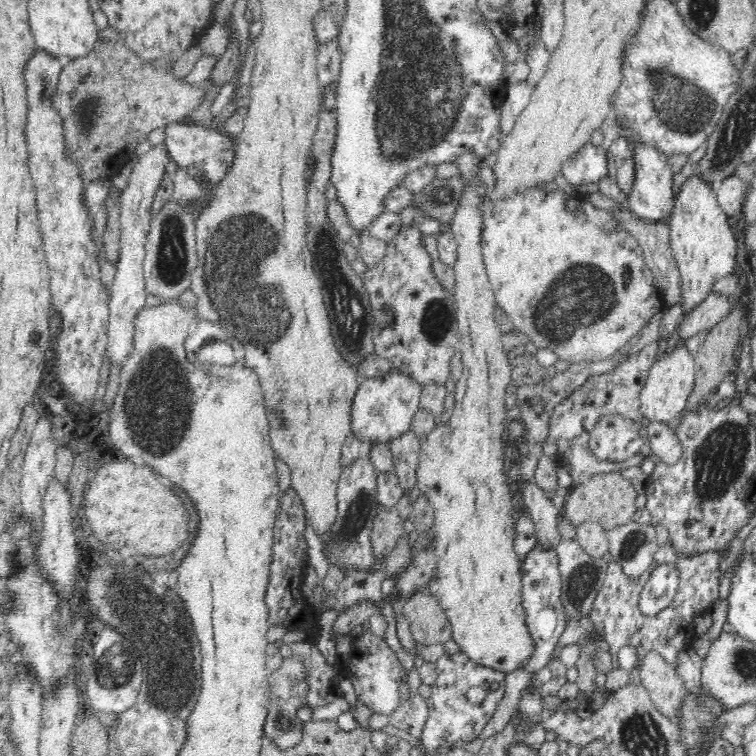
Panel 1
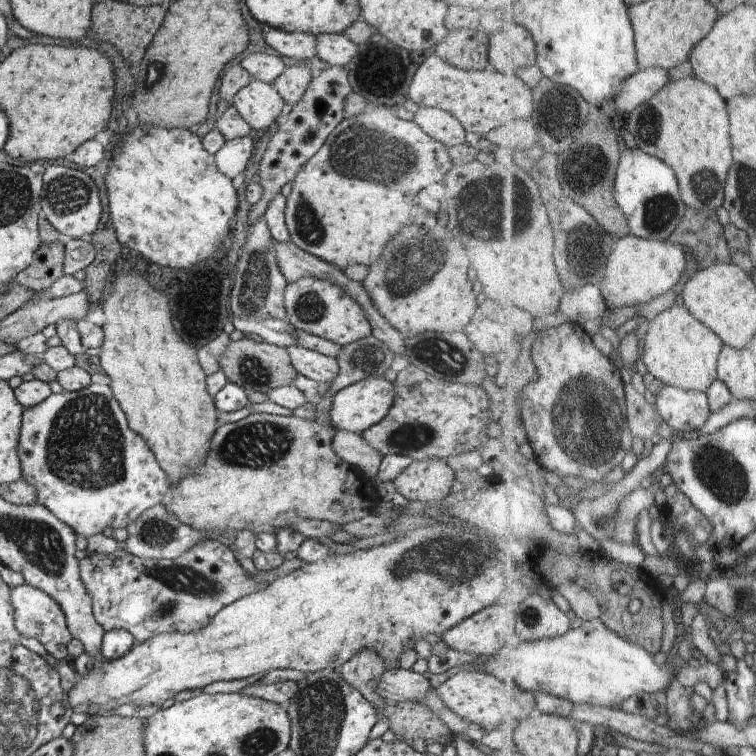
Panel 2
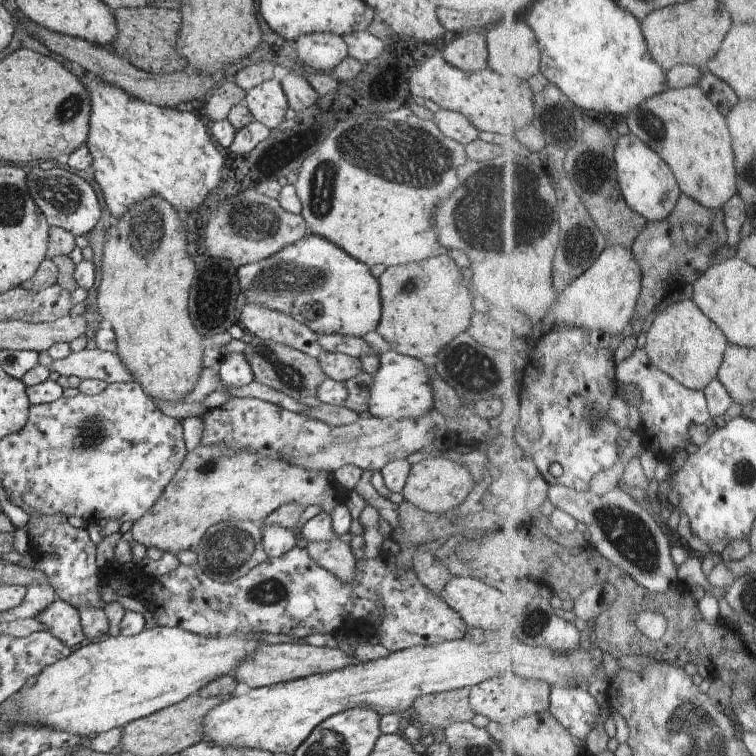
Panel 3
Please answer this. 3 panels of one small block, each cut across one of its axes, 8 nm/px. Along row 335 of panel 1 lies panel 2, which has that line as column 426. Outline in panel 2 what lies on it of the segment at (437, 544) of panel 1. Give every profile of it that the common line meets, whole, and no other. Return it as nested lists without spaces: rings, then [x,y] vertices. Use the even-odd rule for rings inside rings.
[[[430,459],[413,461],[393,483],[409,502],[438,502],[451,493],[454,479],[455,472],[444,459]]]

